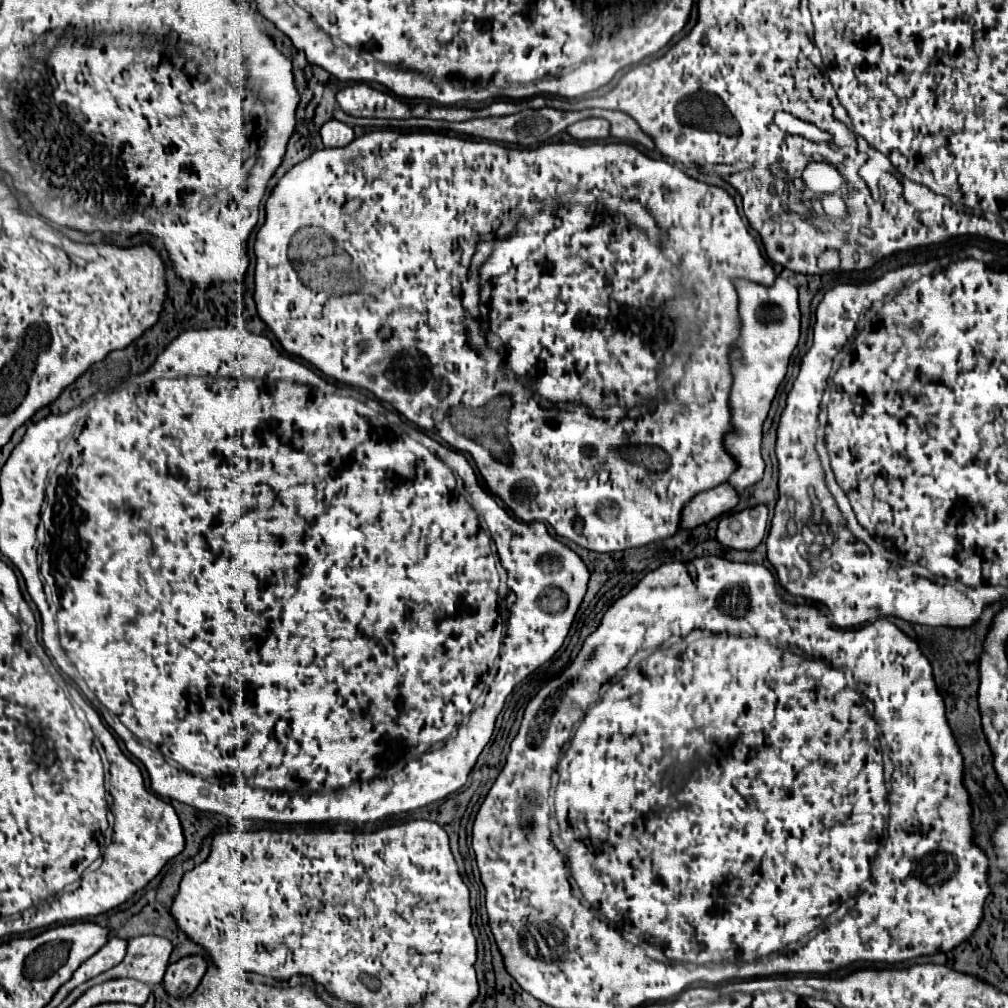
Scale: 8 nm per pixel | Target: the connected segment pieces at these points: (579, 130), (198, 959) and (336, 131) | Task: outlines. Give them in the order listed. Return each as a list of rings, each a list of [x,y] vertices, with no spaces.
[[[588,118],[572,124],[568,128],[568,134],[578,140],[606,140],[610,138],[610,126],[604,118]]]
[[[186,956],[170,964],[164,976],[164,988],[172,996],[190,996],[196,990],[200,978],[204,976],[208,960],[204,956]]]
[[[328,120],[322,128],[320,128],[320,136],[326,148],[338,148],[338,146],[346,146],[354,140],[354,132],[348,124],[340,122],[340,120]]]

